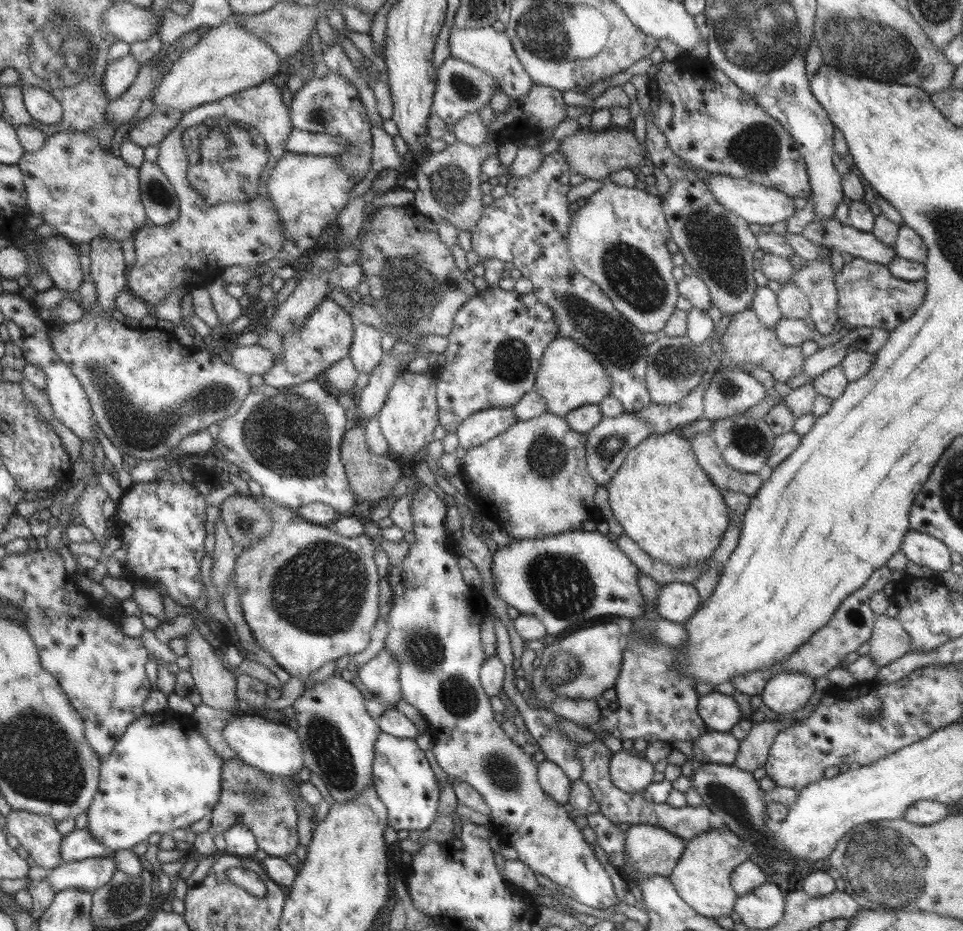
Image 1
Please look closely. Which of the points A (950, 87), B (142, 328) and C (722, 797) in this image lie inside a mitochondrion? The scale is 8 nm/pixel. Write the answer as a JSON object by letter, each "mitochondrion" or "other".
{"A":"other","B":"other","C":"mitochondrion"}

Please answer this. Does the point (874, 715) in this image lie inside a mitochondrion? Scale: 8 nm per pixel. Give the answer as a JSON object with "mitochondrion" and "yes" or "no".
{"mitochondrion":"yes"}

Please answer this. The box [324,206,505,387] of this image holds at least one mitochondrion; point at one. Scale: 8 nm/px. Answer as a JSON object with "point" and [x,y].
{"point":[408,291]}

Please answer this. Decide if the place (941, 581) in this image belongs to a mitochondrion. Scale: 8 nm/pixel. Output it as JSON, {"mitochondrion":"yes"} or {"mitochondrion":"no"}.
{"mitochondrion":"no"}

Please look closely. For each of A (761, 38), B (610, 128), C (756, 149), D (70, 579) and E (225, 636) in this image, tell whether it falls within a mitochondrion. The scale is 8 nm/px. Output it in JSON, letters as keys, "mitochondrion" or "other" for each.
{"A":"mitochondrion","B":"other","C":"mitochondrion","D":"other","E":"other"}

